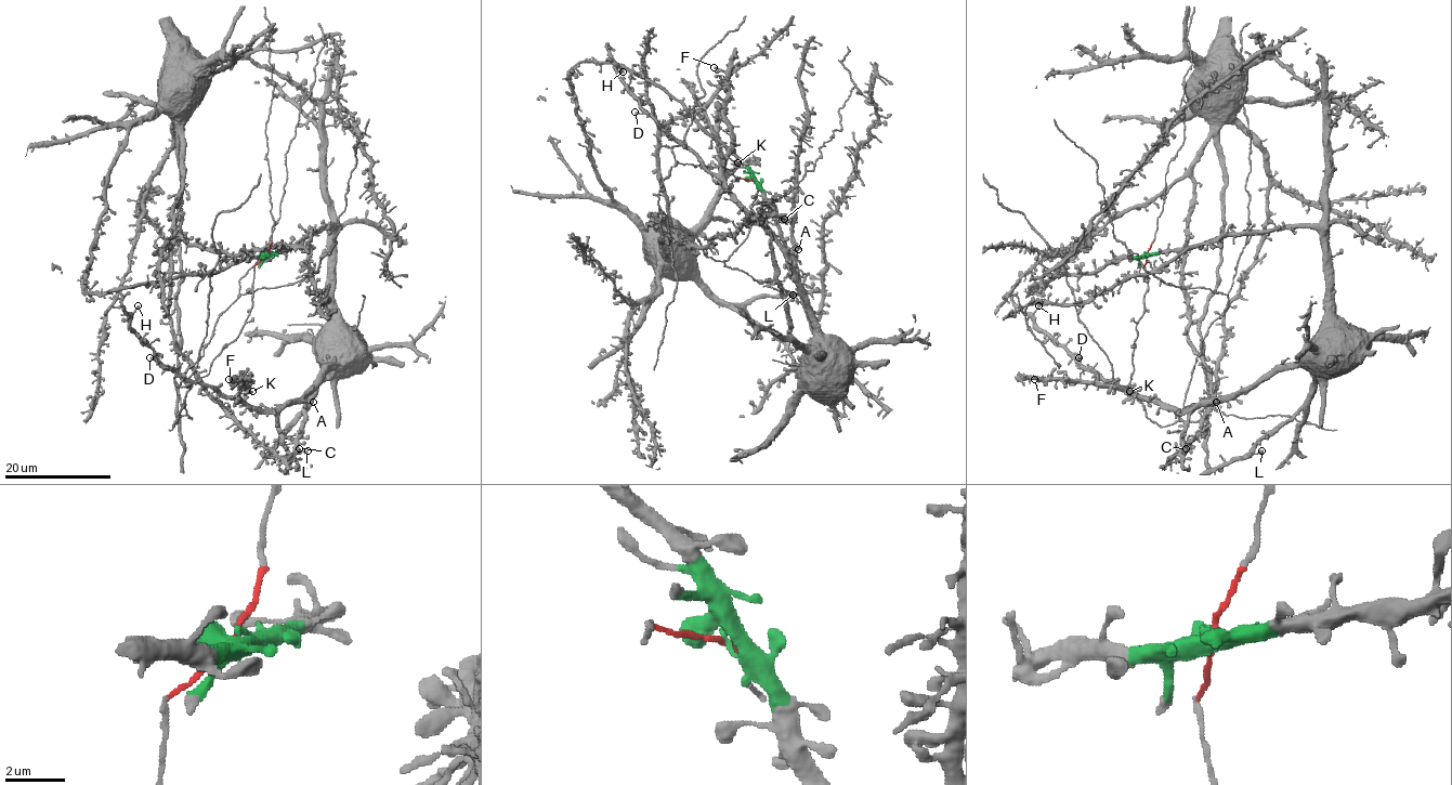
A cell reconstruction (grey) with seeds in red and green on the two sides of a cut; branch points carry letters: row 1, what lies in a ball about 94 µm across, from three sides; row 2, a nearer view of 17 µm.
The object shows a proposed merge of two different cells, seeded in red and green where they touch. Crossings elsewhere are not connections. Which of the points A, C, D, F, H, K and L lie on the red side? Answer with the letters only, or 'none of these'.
none of these

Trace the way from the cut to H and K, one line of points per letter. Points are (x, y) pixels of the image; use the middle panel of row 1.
H: (753, 179), (789, 258), (818, 360), (812, 310), (785, 249), (641, 106), (616, 67), (623, 72)
K: (753, 179), (789, 258), (818, 360), (812, 310), (785, 249), (727, 184), (723, 161), (730, 158), (736, 164)

